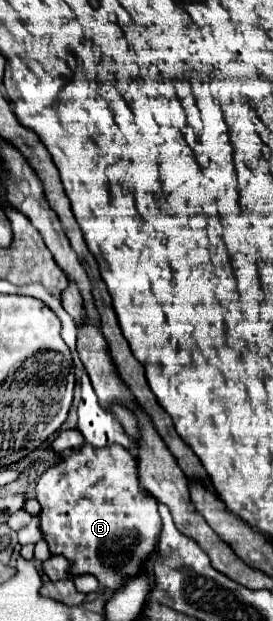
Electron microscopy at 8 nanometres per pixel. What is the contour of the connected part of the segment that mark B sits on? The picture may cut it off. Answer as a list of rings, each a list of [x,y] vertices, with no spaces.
[[[84,443],[62,455],[62,459],[46,469],[36,485],[36,499],[42,505],[40,529],[52,551],[52,555],[64,555],[74,563],[72,573],[90,573],[108,591],[120,587],[120,583],[138,571],[142,559],[148,559],[154,551],[156,537],[160,535],[160,515],[156,499],[144,491],[136,475],[136,457],[122,445],[90,447]]]

